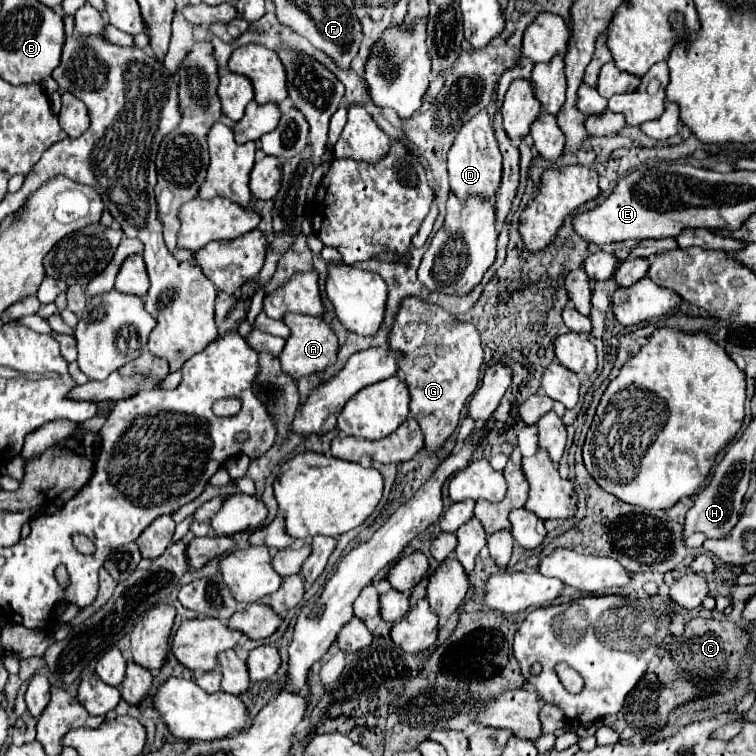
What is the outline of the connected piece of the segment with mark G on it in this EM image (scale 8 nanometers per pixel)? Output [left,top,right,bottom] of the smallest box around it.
[388,297,482,453]

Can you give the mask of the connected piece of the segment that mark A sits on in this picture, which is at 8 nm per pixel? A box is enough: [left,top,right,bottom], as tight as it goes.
[280,313,338,381]

